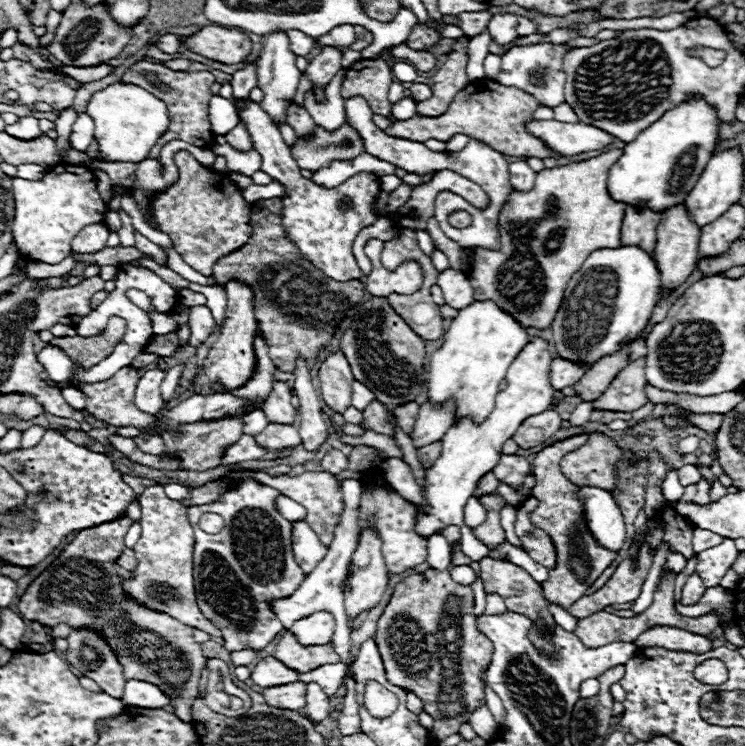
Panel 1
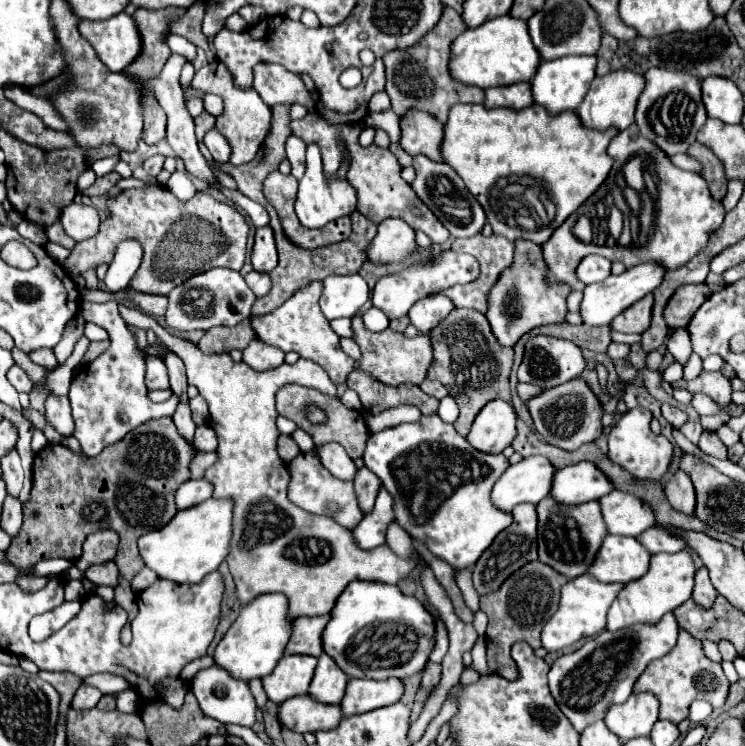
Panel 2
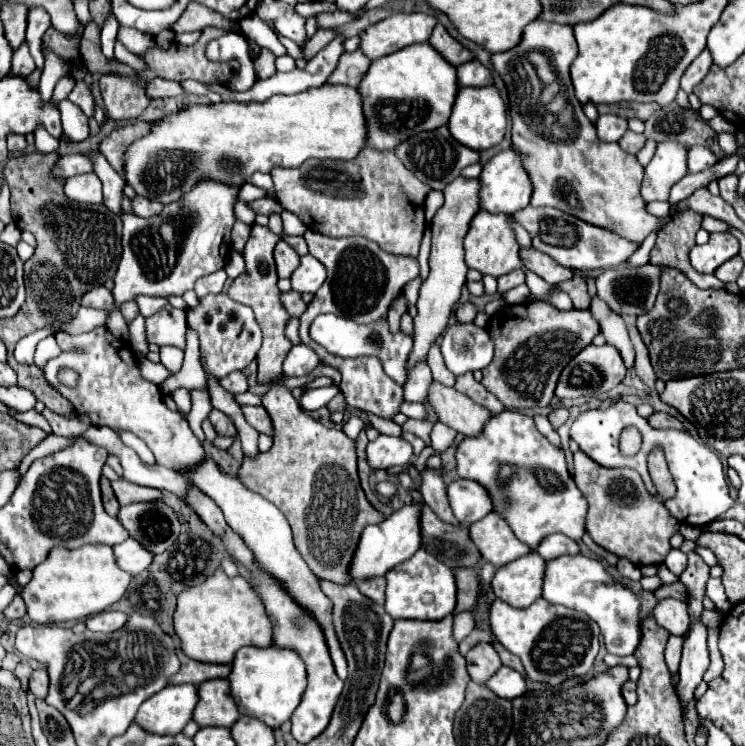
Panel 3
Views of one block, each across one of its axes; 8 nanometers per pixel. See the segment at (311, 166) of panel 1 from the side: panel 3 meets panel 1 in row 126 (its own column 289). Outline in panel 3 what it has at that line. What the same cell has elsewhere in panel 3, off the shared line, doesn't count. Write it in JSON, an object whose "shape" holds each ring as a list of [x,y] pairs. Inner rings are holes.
{"shape":[[[254,224],[250,240],[246,242],[246,248],[242,252],[244,260],[246,260],[246,274],[234,278],[230,288],[228,288],[228,296],[232,296],[232,300],[236,300],[240,304],[246,304],[254,310],[254,316],[256,316],[262,332],[264,332],[264,342],[262,342],[262,348],[256,356],[256,360],[258,360],[258,382],[264,382],[264,384],[272,376],[278,376],[282,372],[282,362],[292,348],[292,342],[284,334],[284,328],[286,328],[290,316],[280,302],[278,274],[276,274],[276,264],[274,264],[274,258],[272,258],[272,250],[274,250],[278,240],[280,238],[274,232],[270,232],[268,228]]]}

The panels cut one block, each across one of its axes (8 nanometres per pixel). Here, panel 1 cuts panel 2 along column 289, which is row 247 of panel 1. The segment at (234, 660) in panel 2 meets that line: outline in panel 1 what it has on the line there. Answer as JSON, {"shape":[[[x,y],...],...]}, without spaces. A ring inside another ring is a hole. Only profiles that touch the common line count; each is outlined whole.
{"shape":[[[638,246],[594,250],[580,270],[570,278],[562,306],[552,322],[554,348],[568,360],[598,362],[602,356],[620,350],[650,320],[660,290],[660,270],[654,258]]]}

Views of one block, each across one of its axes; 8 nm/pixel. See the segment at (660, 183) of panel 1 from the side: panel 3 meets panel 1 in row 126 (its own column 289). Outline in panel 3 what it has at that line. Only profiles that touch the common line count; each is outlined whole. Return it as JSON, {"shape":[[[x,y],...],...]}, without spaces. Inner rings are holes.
{"shape":[[[276,646],[240,648],[234,656],[228,680],[232,686],[232,698],[244,710],[244,714],[256,716],[268,722],[268,726],[272,728],[278,728],[282,722],[290,720],[308,684],[306,664],[302,662],[302,658],[290,648],[276,648]]]}

